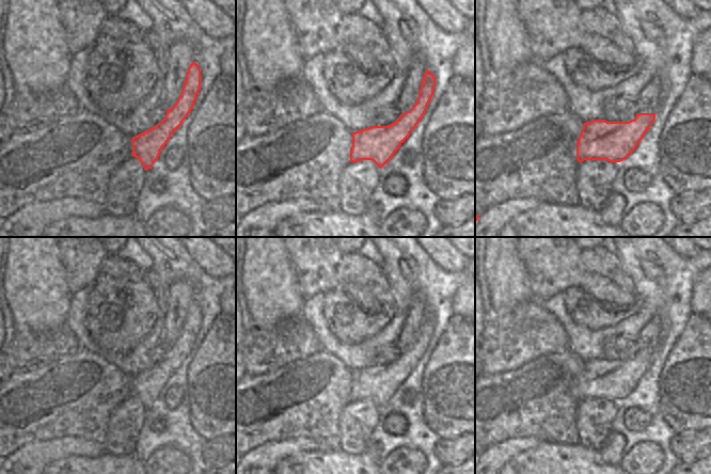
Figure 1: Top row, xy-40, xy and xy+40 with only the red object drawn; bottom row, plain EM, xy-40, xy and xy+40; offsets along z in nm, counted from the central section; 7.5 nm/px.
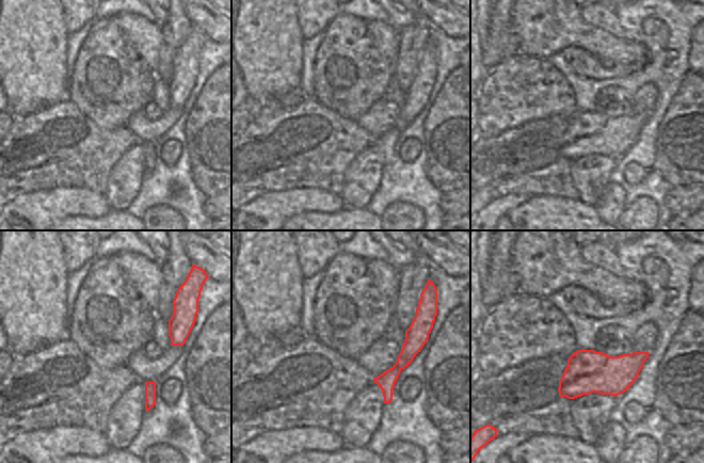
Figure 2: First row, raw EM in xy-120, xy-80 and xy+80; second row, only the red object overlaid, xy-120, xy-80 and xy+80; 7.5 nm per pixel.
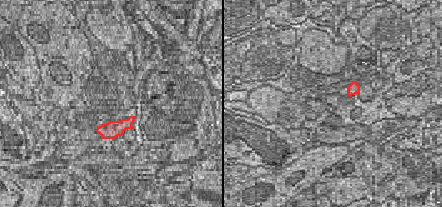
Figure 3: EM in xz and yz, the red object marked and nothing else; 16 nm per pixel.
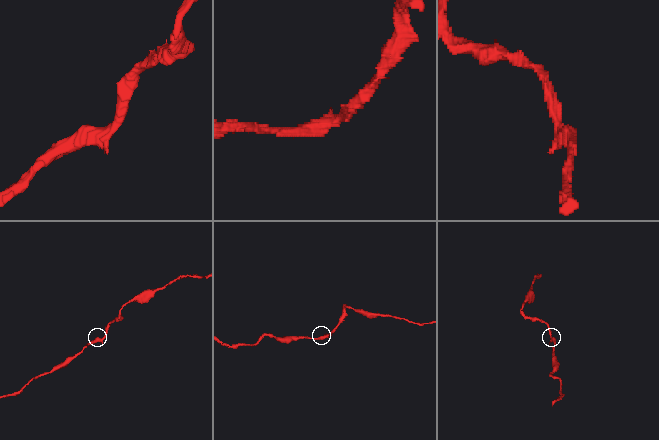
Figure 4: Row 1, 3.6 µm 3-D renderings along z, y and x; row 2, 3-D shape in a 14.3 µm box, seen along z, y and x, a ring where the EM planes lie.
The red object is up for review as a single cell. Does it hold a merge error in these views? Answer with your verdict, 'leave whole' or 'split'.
split

